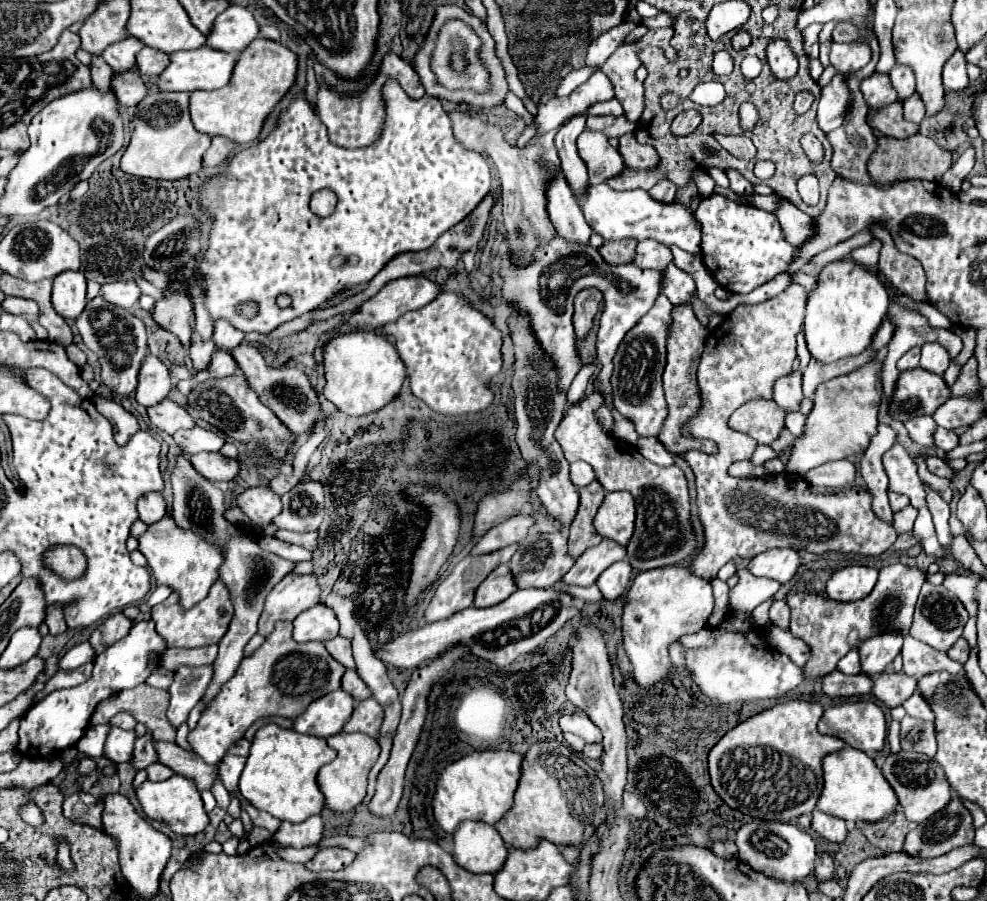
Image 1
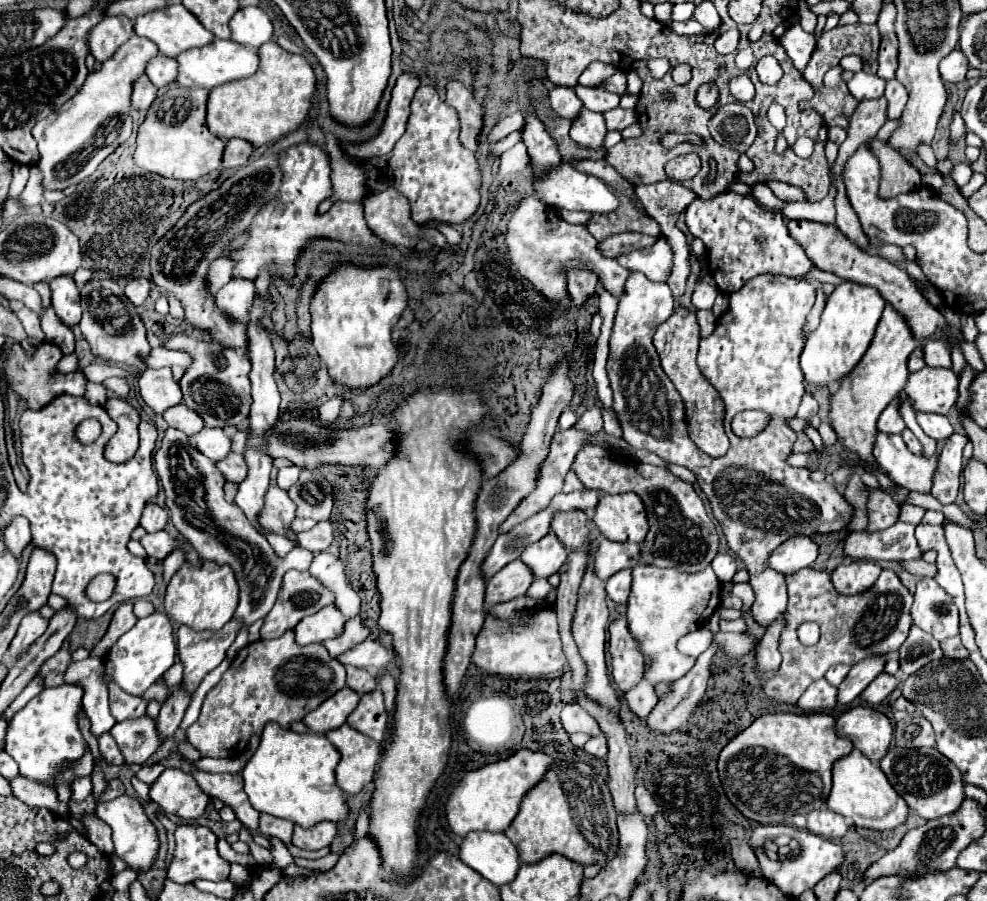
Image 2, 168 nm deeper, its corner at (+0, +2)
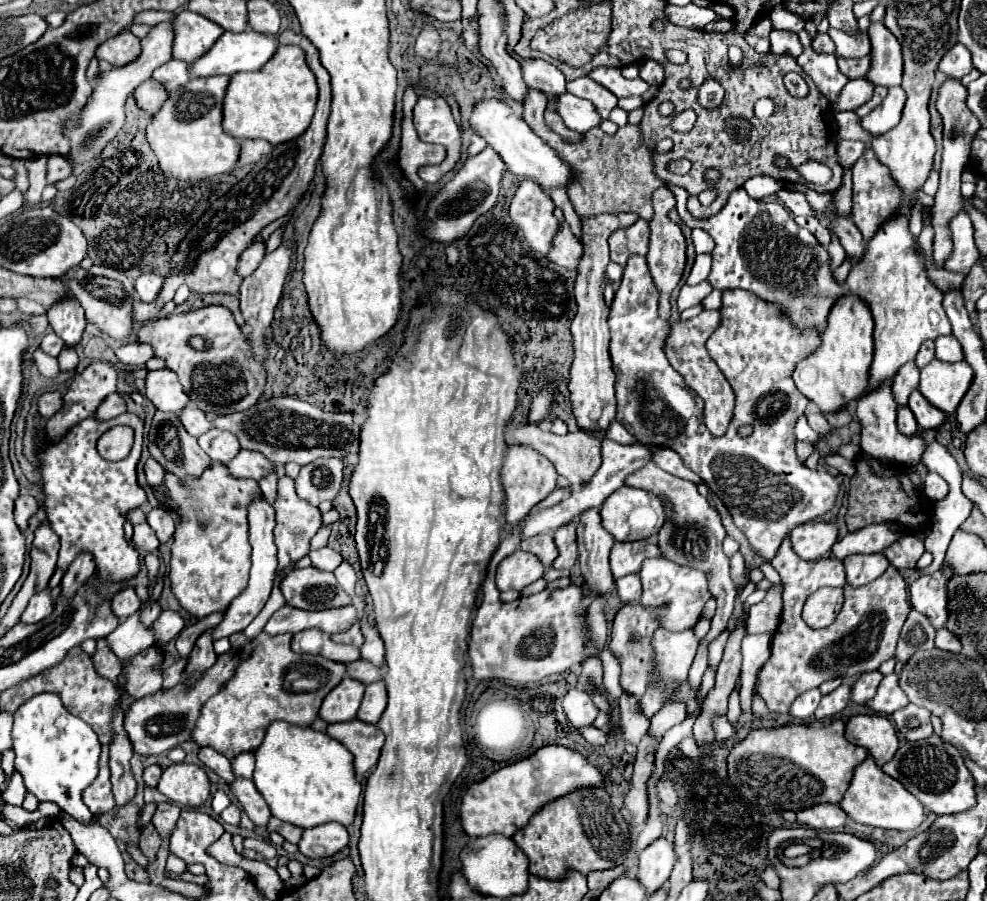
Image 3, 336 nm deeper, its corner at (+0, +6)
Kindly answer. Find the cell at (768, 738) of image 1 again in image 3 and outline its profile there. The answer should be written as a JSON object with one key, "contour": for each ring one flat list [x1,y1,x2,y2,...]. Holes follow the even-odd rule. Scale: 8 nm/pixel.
{"contour":[[832,720,826,728,814,726,784,726,774,730,754,730,746,740,732,748,728,756,728,778,742,792,742,796,760,810,802,810,810,808,810,804,838,804,848,790,848,784,854,776,854,768,862,764,868,756,866,748,858,748,844,738,844,722]]}

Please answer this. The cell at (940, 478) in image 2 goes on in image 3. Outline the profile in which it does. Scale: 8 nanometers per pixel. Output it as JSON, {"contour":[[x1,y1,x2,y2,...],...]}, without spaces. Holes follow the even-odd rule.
{"contour":[[930,472,928,476,926,476,926,480,924,480,924,494,932,500,942,500,942,498,946,498,946,494,948,494,948,482,944,480,944,478,940,478,938,474,934,474,934,472]]}

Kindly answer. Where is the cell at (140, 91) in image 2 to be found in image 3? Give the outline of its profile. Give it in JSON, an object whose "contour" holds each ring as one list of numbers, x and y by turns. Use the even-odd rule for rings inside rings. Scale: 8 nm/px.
{"contour":[[146,80,146,84,140,84,134,90,134,98,136,98,138,108,142,108,148,114,154,114,160,110,160,106,168,98,168,94,162,88,162,84,158,84,156,80]]}

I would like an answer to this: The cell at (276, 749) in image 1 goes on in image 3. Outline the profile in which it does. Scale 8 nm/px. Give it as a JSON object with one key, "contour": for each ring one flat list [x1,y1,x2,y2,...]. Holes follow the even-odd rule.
{"contour":[[274,720,258,746,254,784,270,804,272,816,298,828,314,828,326,822,350,826,362,794,362,782,354,772,354,756,338,740,312,728]]}

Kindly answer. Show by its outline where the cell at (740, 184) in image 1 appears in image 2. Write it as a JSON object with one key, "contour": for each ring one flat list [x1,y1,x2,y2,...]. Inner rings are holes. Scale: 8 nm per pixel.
{"contour":[[754,184,750,194,752,194,762,206,766,206,766,208,772,208,772,210,782,208,782,200,776,198,776,196,772,194,772,190,770,190,766,184]]}

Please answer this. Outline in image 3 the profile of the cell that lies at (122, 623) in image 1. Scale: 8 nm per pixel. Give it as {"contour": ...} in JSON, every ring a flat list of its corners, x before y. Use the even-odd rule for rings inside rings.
{"contour":[[132,586,122,588,120,592,116,592,116,594,112,596,112,610,114,610,116,616,120,616,120,618,128,618,128,616,134,614,138,608,140,608,140,598,138,598,138,594,134,592]]}

